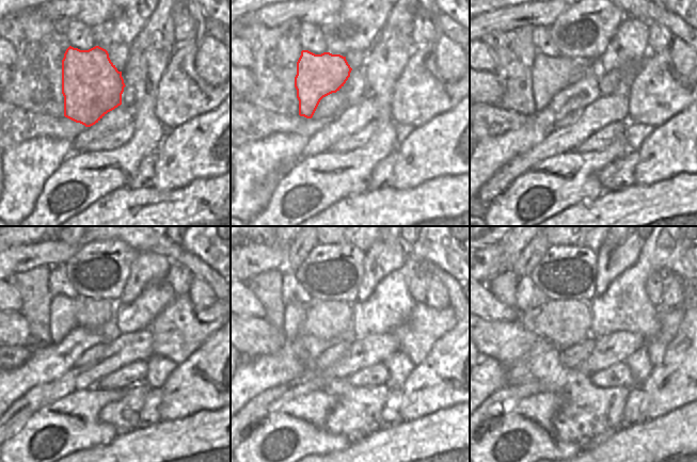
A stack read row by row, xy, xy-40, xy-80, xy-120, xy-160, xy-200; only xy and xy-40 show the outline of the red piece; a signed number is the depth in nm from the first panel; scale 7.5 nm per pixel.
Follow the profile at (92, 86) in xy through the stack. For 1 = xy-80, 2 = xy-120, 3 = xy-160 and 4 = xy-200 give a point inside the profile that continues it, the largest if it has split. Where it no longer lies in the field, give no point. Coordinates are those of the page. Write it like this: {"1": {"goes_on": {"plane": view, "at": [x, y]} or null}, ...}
{"1": {"goes_on": {"plane": "xy-80", "at": [550, 75]}}, "2": {"goes_on": {"plane": "xy-120", "at": [62, 312]}}, "3": {"goes_on": {"plane": "xy-160", "at": [295, 313]}}, "4": {"goes_on": {"plane": "xy-200", "at": [527, 318]}}}

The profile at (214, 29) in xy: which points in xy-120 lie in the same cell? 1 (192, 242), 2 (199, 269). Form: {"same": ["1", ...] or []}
{"same": ["2"]}

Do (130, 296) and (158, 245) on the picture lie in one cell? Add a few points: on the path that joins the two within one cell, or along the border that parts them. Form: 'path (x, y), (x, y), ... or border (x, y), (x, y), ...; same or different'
border (140, 251), (162, 254), (171, 263); different

